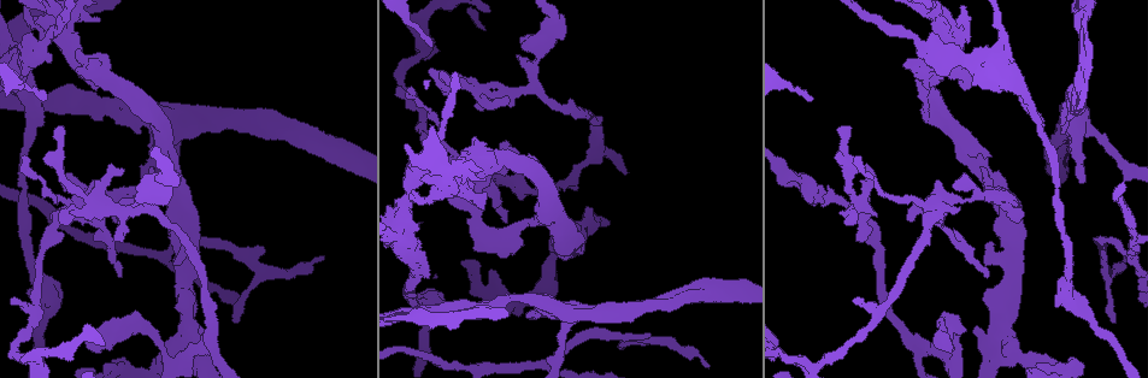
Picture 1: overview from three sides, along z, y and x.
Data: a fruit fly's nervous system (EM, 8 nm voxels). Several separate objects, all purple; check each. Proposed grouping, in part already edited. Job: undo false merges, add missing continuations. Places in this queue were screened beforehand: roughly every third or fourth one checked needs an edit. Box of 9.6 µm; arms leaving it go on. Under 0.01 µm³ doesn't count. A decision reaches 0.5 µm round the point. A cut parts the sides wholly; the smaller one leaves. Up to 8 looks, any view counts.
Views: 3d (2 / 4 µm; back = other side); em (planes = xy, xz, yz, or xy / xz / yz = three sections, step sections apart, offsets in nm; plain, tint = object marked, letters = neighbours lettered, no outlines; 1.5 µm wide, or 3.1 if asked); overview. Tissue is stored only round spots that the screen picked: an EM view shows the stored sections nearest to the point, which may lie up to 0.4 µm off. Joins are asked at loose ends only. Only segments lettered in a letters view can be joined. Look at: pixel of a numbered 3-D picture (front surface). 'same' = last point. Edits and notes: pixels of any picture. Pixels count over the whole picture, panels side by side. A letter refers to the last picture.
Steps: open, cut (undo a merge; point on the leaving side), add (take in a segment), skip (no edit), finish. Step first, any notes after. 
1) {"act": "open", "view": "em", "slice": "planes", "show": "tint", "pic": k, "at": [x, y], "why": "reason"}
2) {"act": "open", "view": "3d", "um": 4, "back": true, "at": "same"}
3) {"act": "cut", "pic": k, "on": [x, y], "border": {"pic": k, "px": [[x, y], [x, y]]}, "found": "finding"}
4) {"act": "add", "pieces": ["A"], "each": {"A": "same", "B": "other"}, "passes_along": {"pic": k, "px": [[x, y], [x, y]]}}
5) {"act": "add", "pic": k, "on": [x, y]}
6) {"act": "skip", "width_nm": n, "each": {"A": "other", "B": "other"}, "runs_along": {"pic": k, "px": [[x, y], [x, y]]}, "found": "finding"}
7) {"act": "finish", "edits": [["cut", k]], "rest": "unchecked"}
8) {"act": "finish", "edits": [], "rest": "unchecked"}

{"act": "open", "view": "em", "slice": "planes", "show": "plain", "pic": 1, "at": [401, 311]}

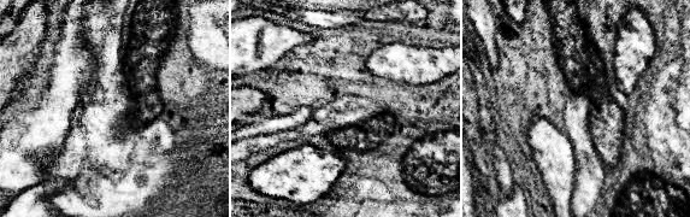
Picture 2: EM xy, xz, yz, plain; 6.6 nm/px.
{"act": "open", "view": "em", "slice": "planes", "show": "letters", "at": "same", "why": "what lies round it"}

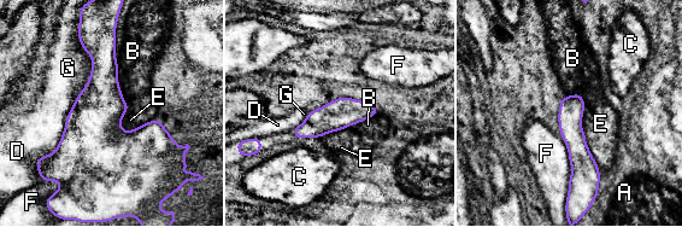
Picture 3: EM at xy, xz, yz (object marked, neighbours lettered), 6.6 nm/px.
{"act": "skip", "each": {"A": "other", "B": "other", "C": "other", "D": "other", "E": "other", "F": "other", "G": "other"}, "runs_along": {"pic": 3, "px": [[577, 97], [575, 182]]}, "found": "all the same cell"}

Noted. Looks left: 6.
{"act": "open", "view": "em", "slice": "planes", "show": "letters", "pic": 1, "at": [431, 46], "why": "free end"}

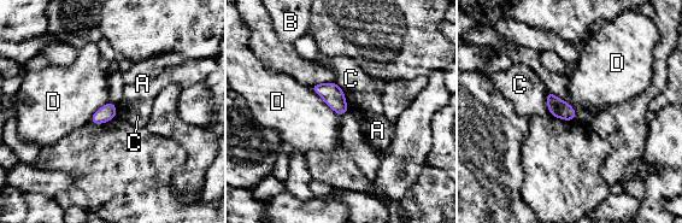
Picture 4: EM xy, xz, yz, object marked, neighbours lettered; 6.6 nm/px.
{"act": "skip", "width_nm": 110, "each": {"A": "other", "B": "other", "C": "other", "D": "other"}, "border": {"pic": 4, "px": [[309, 87], [340, 116]]}, "found": "no lettered segment goes on from it"}

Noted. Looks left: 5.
{"act": "open", "view": "3d", "um": 4, "back": true, "pic": 1, "at": [234, 321], "why": "branch stops here"}

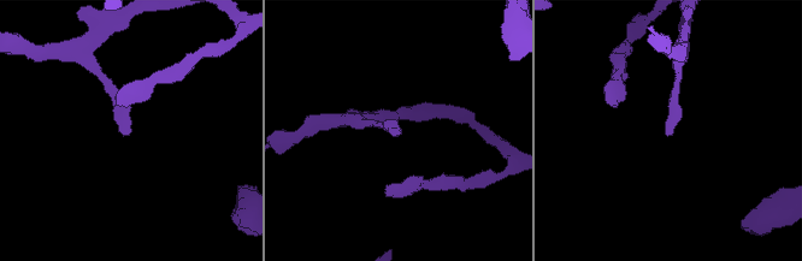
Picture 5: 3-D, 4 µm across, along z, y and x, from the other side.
{"act": "open", "view": "em", "slice": "planes", "show": "letters", "pic": 5, "at": [123, 133]}

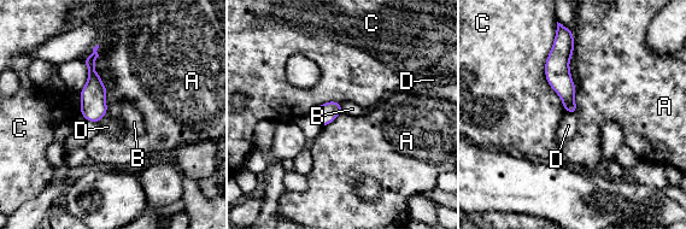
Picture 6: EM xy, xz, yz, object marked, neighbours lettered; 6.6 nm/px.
{"act": "skip", "each": {"A": "other", "B": "other", "C": "other", "D": "other"}, "runs_along": {"pic": 6, "px": [[564, 43], [562, 83], [573, 110]]}, "found": "none of them fits"}

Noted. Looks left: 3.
{"act": "finish", "edits": [], "rest": "unchecked"}

